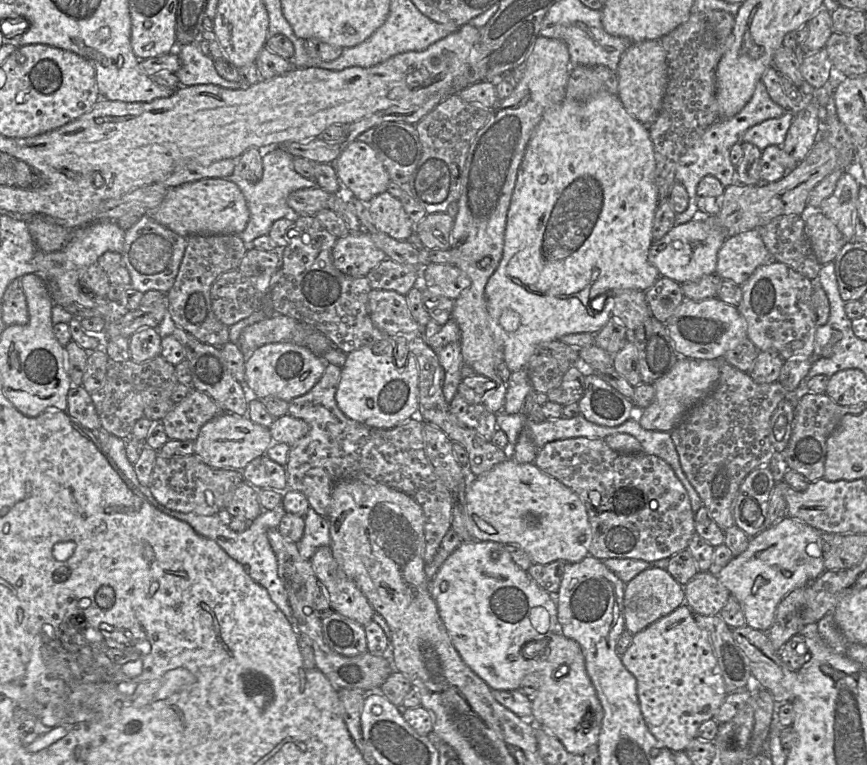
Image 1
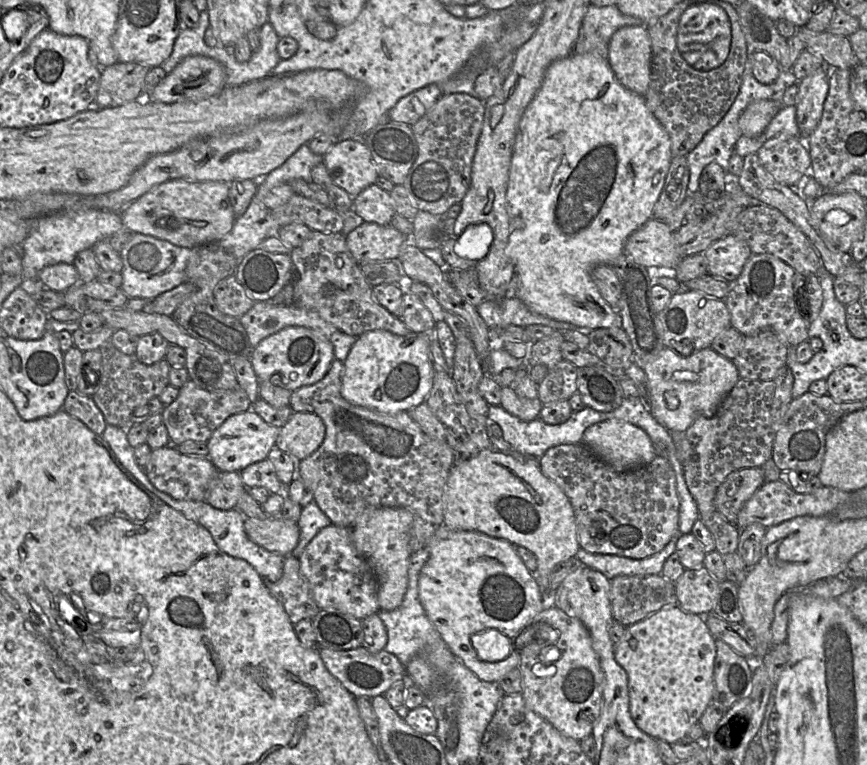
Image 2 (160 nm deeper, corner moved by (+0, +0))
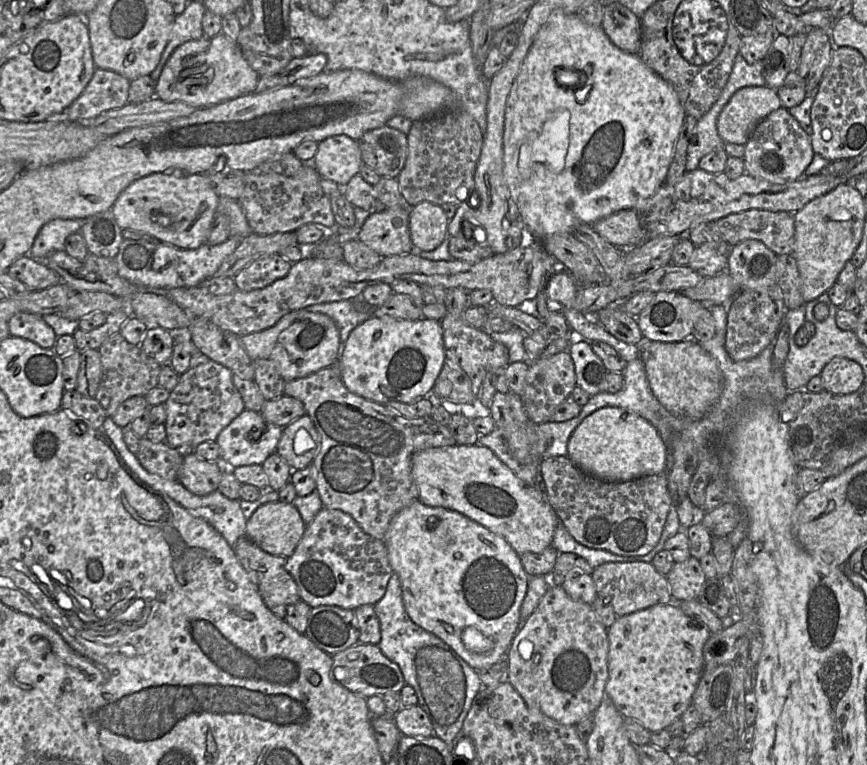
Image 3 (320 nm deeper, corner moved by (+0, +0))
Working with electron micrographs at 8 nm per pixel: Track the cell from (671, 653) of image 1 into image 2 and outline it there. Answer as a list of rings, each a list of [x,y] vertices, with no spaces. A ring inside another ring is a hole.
[[[677,603],[625,627],[621,640],[614,643],[614,658],[628,676],[629,710],[639,729],[656,740],[673,744],[687,737],[690,728],[699,723],[713,700],[715,640],[701,616],[682,609]]]

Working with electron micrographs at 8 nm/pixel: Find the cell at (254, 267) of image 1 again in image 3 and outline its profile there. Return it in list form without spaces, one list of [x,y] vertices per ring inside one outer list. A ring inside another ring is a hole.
[[[279,253],[260,257],[237,272],[234,276],[236,289],[249,292],[264,288],[285,277],[291,266],[292,263]]]

